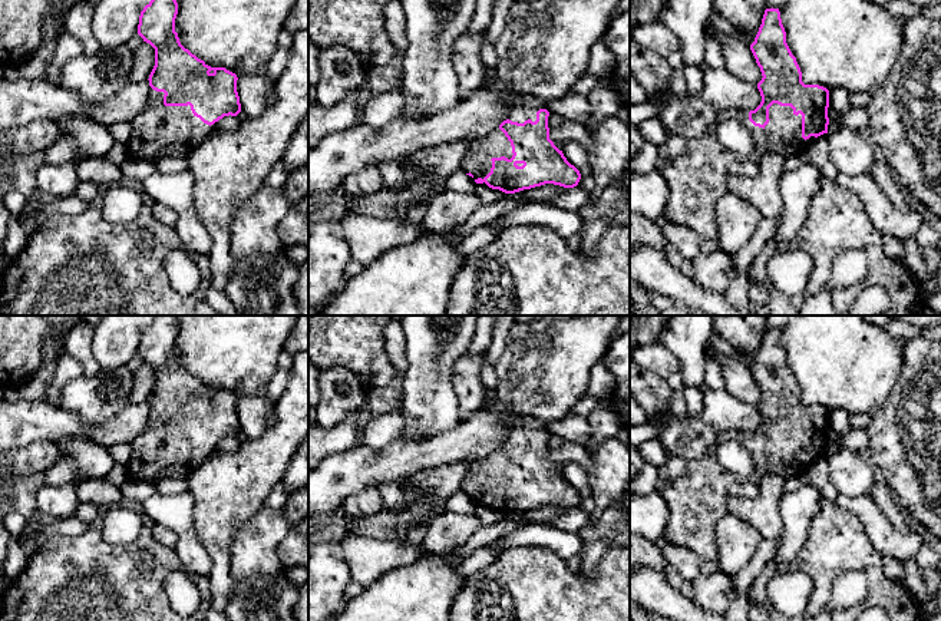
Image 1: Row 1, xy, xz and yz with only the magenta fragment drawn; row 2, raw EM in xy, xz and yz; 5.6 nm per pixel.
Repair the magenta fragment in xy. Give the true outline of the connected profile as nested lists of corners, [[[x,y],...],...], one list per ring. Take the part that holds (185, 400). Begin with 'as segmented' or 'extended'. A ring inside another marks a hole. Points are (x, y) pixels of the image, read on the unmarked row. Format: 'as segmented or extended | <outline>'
extended | [[[153,316],[139,337],[138,356],[155,370],[155,387],[149,396],[146,429],[133,442],[126,465],[131,479],[158,483],[162,479],[186,478],[208,458],[218,455],[218,442],[241,433],[237,396],[225,389],[211,389],[185,370],[175,353],[178,324],[172,316]]]

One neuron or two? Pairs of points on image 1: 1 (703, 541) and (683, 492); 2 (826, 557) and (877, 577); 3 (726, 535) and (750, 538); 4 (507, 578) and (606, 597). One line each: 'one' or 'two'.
1: one
2: one
3: one
4: one

